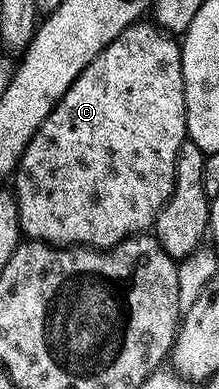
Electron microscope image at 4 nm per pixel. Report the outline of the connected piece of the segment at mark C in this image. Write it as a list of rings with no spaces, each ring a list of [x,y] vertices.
[[[147,22],[126,27],[77,76],[19,158],[17,175],[23,178],[23,188],[17,191],[17,202],[24,236],[49,237],[52,244],[62,244],[67,231],[63,206],[79,210],[80,219],[71,231],[74,242],[96,249],[110,248],[129,235],[146,232],[154,224],[169,189],[175,185],[175,162],[187,138],[187,110],[180,44]]]

